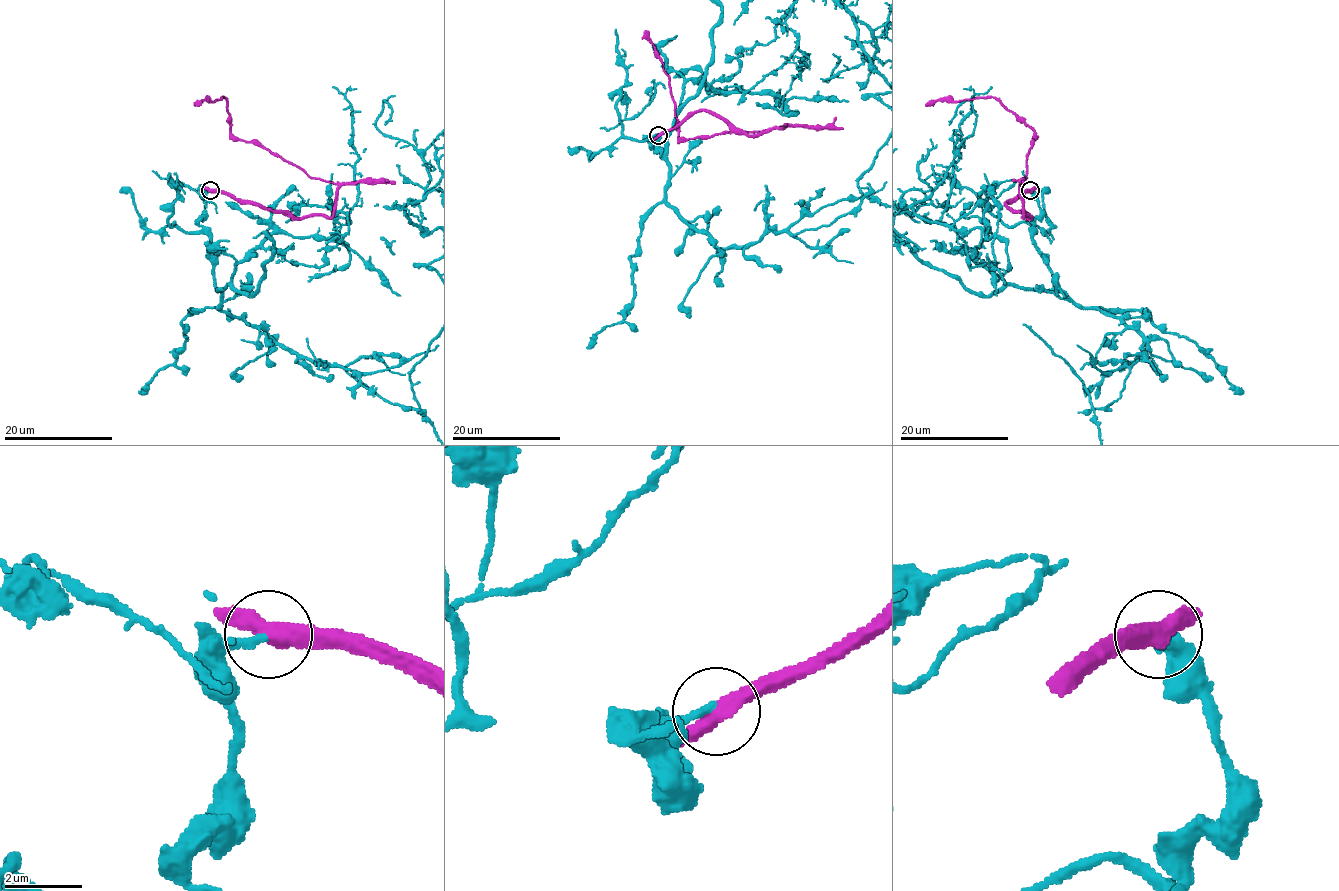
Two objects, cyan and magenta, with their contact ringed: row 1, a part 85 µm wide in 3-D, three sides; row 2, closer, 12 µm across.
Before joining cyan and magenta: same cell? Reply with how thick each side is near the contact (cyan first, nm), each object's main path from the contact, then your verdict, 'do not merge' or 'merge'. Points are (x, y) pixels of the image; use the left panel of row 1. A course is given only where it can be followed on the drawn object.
190/440 nm | magenta via (210, 190), (302, 218), (331, 217), (337, 186), (237, 140), (223, 96), (196, 105) | do not merge

